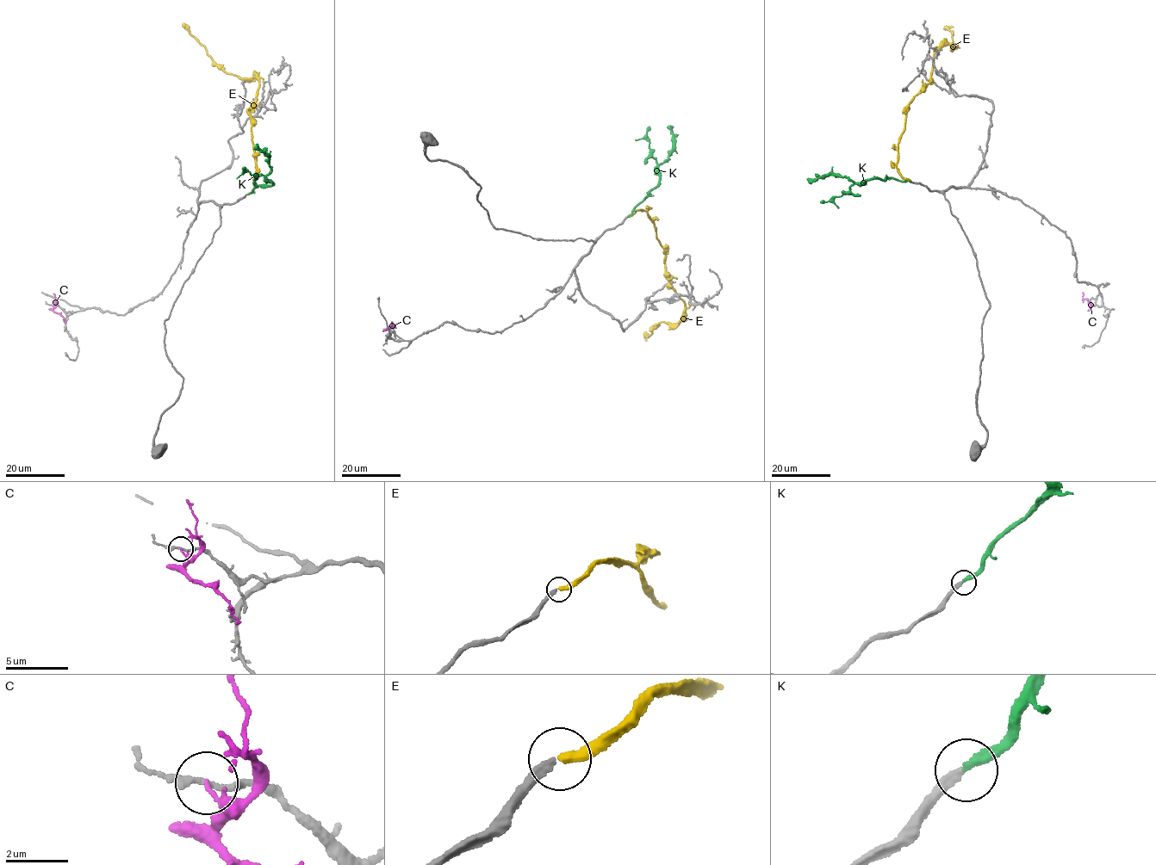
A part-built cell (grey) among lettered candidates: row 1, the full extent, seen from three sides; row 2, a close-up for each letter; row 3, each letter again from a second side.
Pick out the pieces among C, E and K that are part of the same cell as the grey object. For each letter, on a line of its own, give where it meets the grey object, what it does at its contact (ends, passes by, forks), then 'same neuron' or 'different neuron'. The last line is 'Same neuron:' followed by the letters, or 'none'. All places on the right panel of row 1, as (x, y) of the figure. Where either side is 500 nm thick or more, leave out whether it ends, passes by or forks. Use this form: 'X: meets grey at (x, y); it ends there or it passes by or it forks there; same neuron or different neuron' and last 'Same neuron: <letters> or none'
C: meets grey at (1090, 301); it ends there; different neuron
E: meets grey at (911, 182); it ends there; same neuron
K: meets grey at (911, 182); it ends there; different neuron
Same neuron: E

